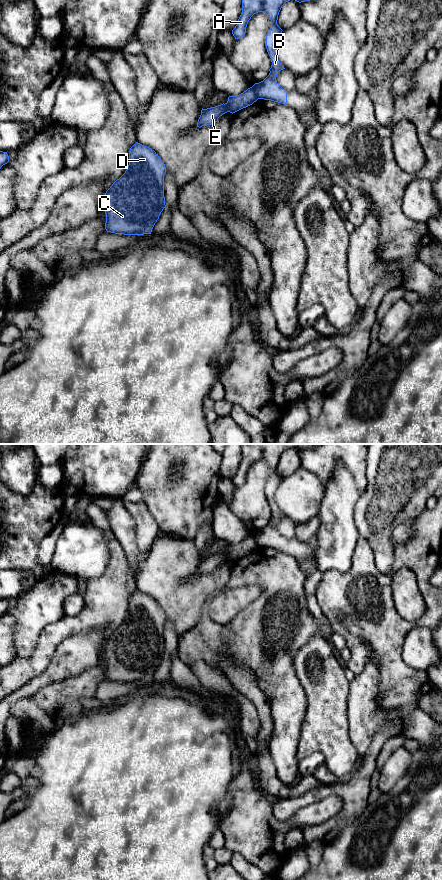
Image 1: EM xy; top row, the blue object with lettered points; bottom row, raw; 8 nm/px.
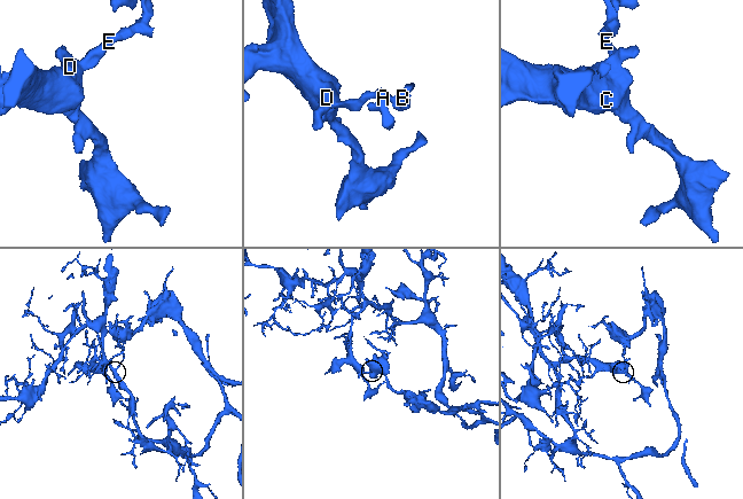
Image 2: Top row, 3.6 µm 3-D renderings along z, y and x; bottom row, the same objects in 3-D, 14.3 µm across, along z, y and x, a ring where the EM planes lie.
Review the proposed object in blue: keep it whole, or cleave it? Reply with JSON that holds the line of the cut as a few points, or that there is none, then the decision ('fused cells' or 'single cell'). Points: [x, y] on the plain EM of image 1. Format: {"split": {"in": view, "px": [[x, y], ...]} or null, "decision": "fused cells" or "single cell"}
{"split": {"in": "xy", "px": [[253, 533], [254, 540], [258, 546]]}, "decision": "fused cells"}

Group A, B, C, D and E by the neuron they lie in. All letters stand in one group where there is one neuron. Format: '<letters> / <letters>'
A B / C D E

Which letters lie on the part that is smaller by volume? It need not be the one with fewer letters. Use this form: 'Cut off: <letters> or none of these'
Cut off: A, B

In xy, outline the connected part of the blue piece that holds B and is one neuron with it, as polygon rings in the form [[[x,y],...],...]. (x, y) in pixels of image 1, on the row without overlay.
[[[241,444],[242,445],[242,461],[238,467],[237,473],[232,478],[235,487],[242,486],[246,481],[246,475],[251,465],[258,461],[266,461],[271,468],[271,475],[266,483],[266,497],[271,506],[271,516],[269,523],[261,530],[255,531],[254,538],[258,547],[271,548],[274,550],[287,551],[287,541],[276,529],[279,519],[285,517],[278,508],[274,495],[282,481],[282,477],[278,474],[277,468],[282,454],[290,449],[295,448],[299,451],[315,448],[321,444]]]

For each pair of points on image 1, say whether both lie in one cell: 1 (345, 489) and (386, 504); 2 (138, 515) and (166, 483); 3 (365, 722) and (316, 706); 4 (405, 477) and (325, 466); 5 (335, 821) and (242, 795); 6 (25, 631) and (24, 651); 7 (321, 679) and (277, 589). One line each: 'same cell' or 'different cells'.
1: different cells
2: different cells
3: different cells
4: different cells
5: different cells
6: same cell
7: different cells

